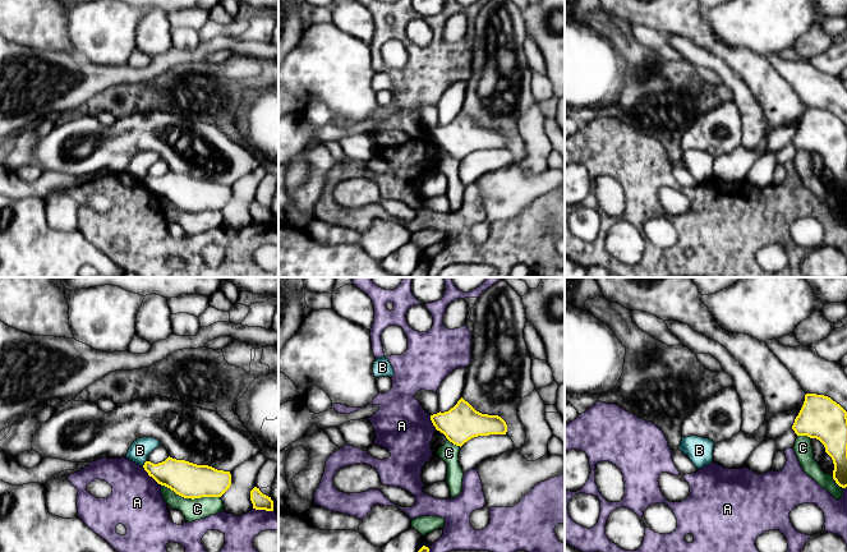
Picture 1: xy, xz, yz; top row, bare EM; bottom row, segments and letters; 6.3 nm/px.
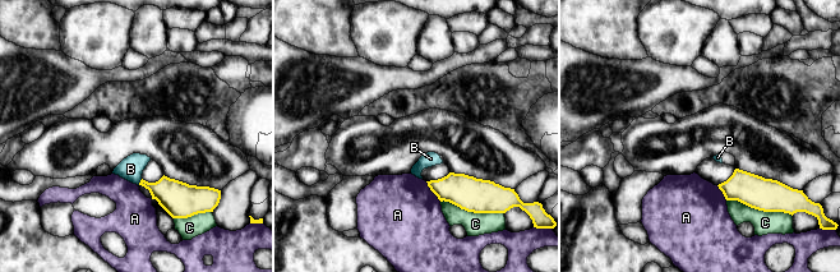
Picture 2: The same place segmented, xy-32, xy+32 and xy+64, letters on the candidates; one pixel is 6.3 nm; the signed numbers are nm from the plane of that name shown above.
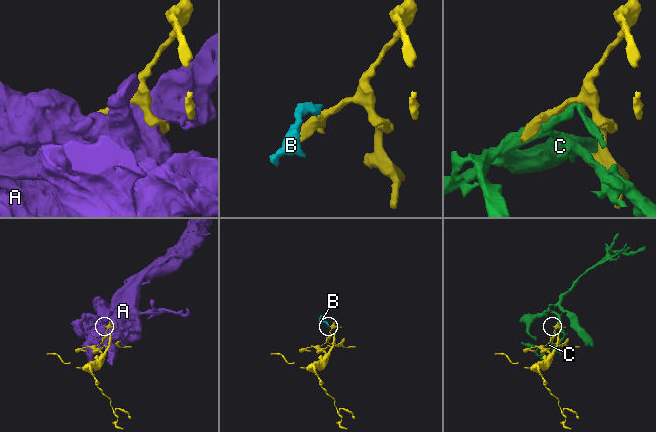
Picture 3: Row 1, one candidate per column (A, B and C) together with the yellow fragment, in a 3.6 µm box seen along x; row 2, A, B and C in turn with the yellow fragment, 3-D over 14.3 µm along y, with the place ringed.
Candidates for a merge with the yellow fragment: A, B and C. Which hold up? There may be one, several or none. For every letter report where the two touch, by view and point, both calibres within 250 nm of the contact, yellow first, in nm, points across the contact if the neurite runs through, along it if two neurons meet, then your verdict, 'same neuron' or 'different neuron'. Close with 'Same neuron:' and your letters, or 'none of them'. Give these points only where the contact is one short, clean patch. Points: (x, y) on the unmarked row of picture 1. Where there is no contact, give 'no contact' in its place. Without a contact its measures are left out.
A: contact xy (150, 189); calibres 220 and 320 nm; different neuron
B: contact xy (144, 176); calibres 200 and 130 nm; border xy (146, 174), (142, 179); different neuron
C: contact xy (190, 211); calibres 220 and 140 nm; different neuron
Same neuron: none of them

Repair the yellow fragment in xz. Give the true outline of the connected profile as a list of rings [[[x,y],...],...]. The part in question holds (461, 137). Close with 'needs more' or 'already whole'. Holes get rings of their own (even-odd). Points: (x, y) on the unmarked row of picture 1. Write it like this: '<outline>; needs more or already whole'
[[[462,111],[448,125],[431,129],[437,144],[456,160],[462,160],[478,150],[506,148],[507,138],[498,129],[488,129],[477,125]]]; already whole

